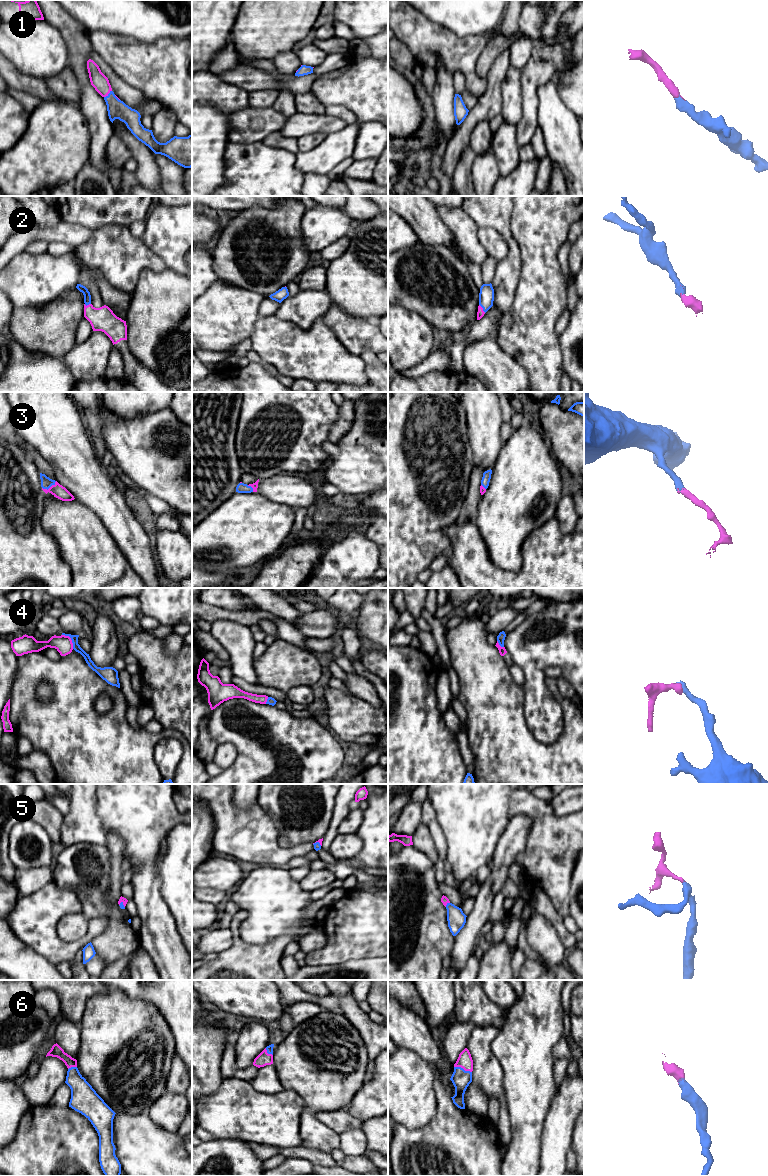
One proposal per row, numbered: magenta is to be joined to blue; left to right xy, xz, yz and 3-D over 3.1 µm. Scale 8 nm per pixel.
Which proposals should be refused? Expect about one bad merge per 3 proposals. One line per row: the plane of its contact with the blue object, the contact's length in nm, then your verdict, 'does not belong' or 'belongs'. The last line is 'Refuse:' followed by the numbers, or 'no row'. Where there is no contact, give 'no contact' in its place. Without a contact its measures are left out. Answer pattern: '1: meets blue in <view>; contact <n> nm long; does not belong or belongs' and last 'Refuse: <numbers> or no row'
1: meets blue in xy; contact 90 nm long; belongs
2: meets blue in yz; contact 90 nm long; belongs
3: meets blue in xy; contact 130 nm long; belongs
4: meets blue in xy; contact 150 nm long; does not belong
5: meets blue in yz; contact 50 nm long; belongs
6: meets blue in yz; contact 150 nm long; belongs
Refuse: 4

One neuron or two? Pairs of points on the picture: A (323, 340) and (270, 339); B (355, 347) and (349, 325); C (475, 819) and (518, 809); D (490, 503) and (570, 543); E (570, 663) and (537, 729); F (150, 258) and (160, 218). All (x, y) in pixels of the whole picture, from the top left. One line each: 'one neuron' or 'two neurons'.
A: one neuron
B: one neuron
C: two neurons
D: two neurons
E: one neuron
F: two neurons

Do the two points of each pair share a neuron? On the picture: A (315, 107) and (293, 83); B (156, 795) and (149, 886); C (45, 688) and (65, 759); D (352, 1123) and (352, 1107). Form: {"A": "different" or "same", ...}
{"A": "different", "B": "same", "C": "different", "D": "different"}

